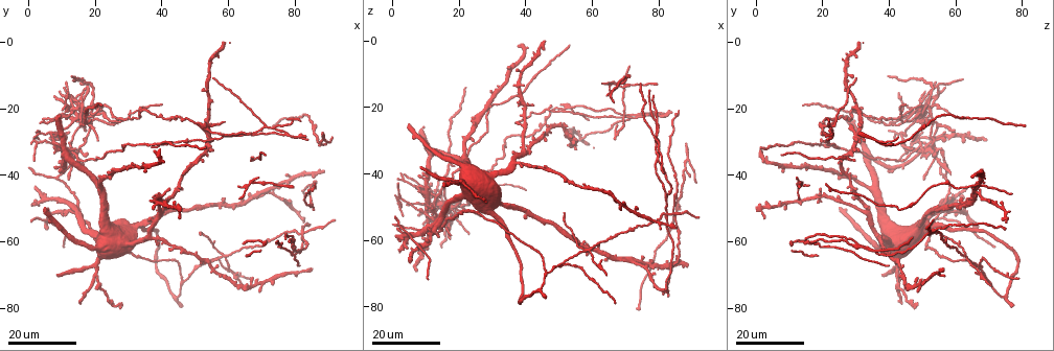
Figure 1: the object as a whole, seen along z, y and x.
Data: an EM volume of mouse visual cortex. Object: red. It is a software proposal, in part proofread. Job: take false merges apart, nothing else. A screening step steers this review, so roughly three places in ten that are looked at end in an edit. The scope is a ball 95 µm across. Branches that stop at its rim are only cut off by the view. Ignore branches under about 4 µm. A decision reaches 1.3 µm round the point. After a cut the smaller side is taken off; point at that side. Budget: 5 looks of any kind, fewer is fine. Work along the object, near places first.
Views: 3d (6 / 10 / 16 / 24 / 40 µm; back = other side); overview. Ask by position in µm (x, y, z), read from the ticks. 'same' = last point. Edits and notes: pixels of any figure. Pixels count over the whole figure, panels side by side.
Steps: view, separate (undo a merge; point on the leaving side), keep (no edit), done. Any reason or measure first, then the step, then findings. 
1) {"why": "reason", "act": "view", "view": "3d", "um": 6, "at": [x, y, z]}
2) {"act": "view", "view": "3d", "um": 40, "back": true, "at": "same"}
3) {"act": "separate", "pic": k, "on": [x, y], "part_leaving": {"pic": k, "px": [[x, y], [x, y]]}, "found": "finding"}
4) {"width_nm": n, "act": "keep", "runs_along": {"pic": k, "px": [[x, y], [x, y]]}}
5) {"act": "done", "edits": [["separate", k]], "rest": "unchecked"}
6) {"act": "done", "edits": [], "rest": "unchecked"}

{"why": "two arms in line, one across", "act": "view", "view": "3d", "um": 24, "at": [15.0, 50.0, 56.5]}

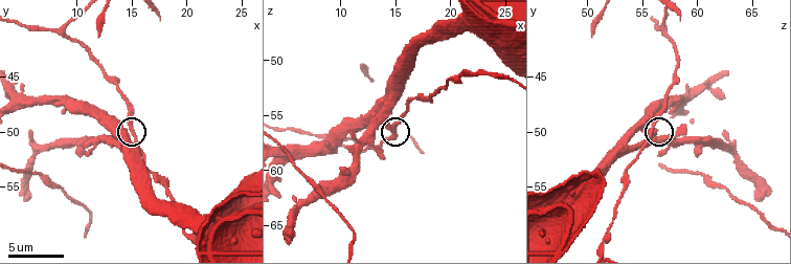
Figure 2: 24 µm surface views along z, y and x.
{"act": "view", "view": "3d", "um": 6, "at": [15.0, 49.8, 55.8]}

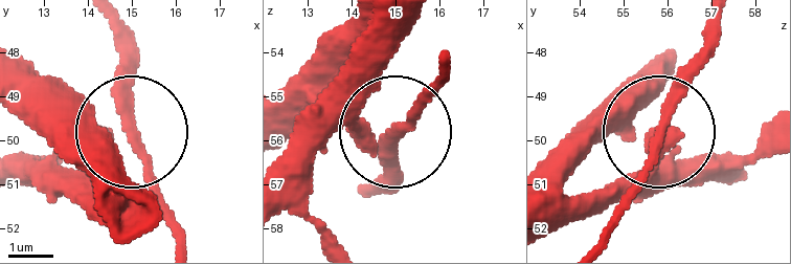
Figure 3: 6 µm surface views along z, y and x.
{"arms": 3, "act": "keep", "found": "continuous, no second neuron"}

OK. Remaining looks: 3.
{"why": "four-way junction", "act": "view", "view": "3d", "um": 24, "at": [82.5, 57.0, 51.5]}

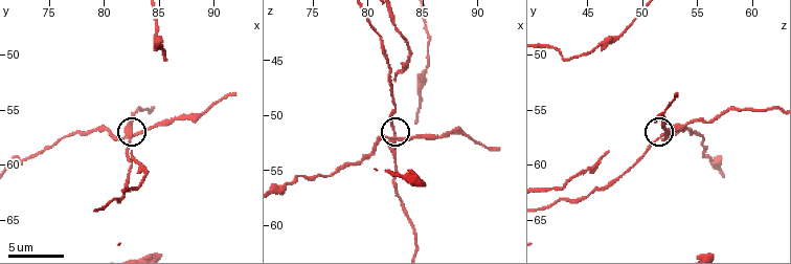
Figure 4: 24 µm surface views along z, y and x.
{"why": "zoom in", "act": "view", "view": "3d", "um": 10, "at": [82.4, 57.4, 52.0]}

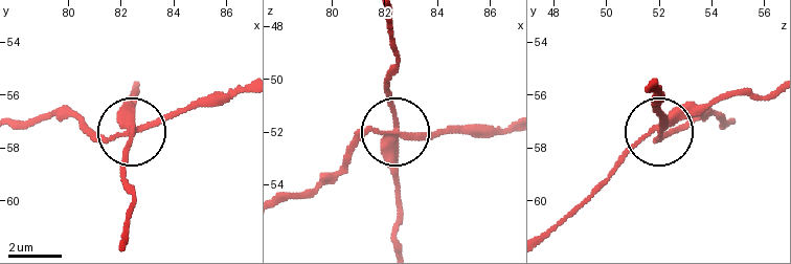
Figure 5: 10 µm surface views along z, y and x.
{"why": "from behind", "act": "view", "view": "3d", "um": 10, "back": true, "at": [82.3, 57.3, 51.8]}

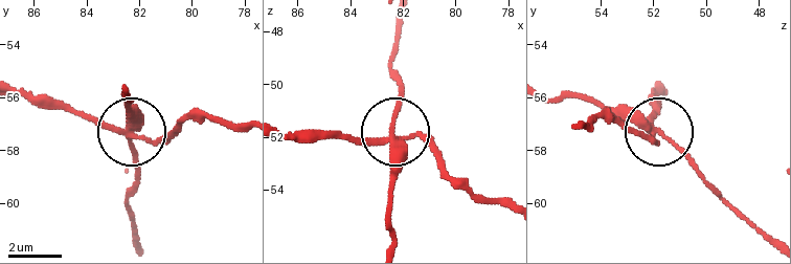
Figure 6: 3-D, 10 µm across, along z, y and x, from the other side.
{"arms": 4, "act": "separate", "pic": 6, "on": [133, 104], "part_leaving": {"pic": 6, "px": [[128, 128], [135, 243]]}, "found": "two neurons meet here"}

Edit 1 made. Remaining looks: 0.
{"act": "done", "edits": [["separate", 6]], "rest": "unchecked"}

